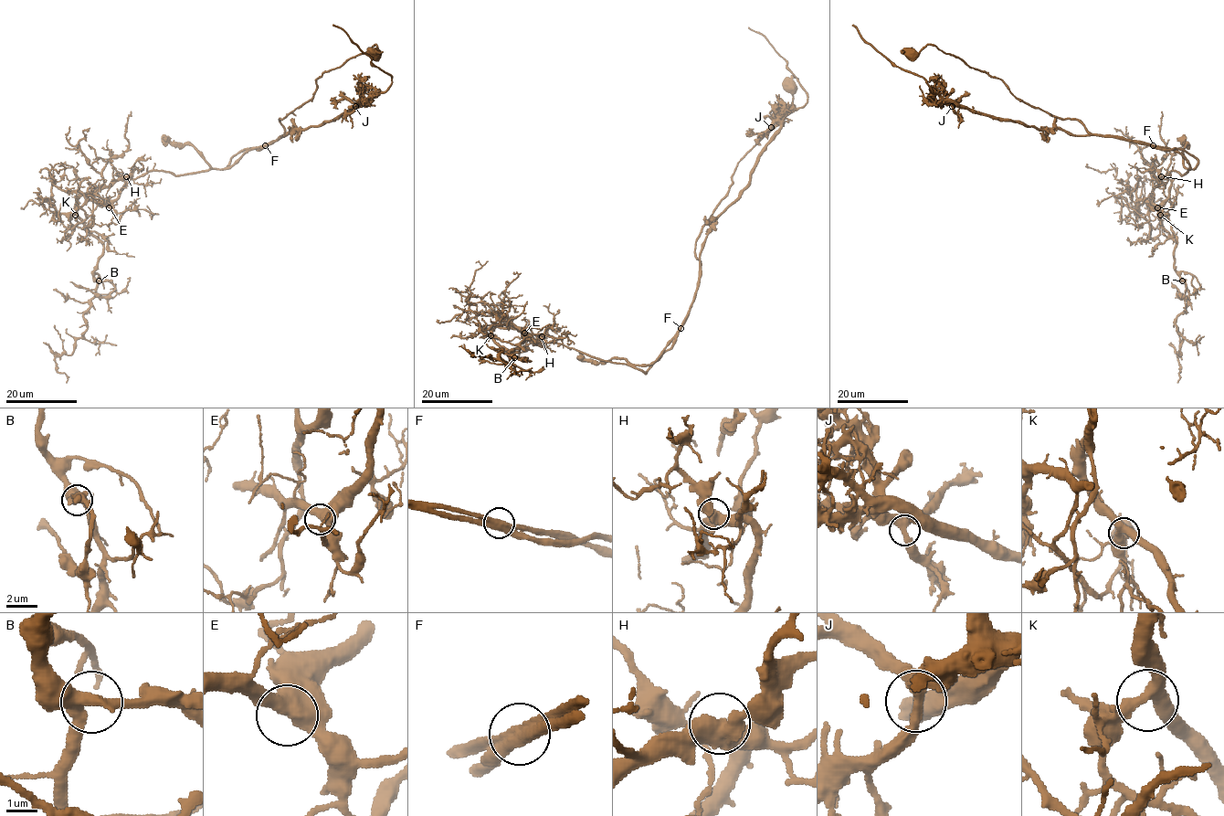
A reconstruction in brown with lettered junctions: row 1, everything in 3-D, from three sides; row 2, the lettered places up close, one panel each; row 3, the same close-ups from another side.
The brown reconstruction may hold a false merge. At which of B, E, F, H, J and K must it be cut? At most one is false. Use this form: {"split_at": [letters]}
{"split_at": ["F"]}

